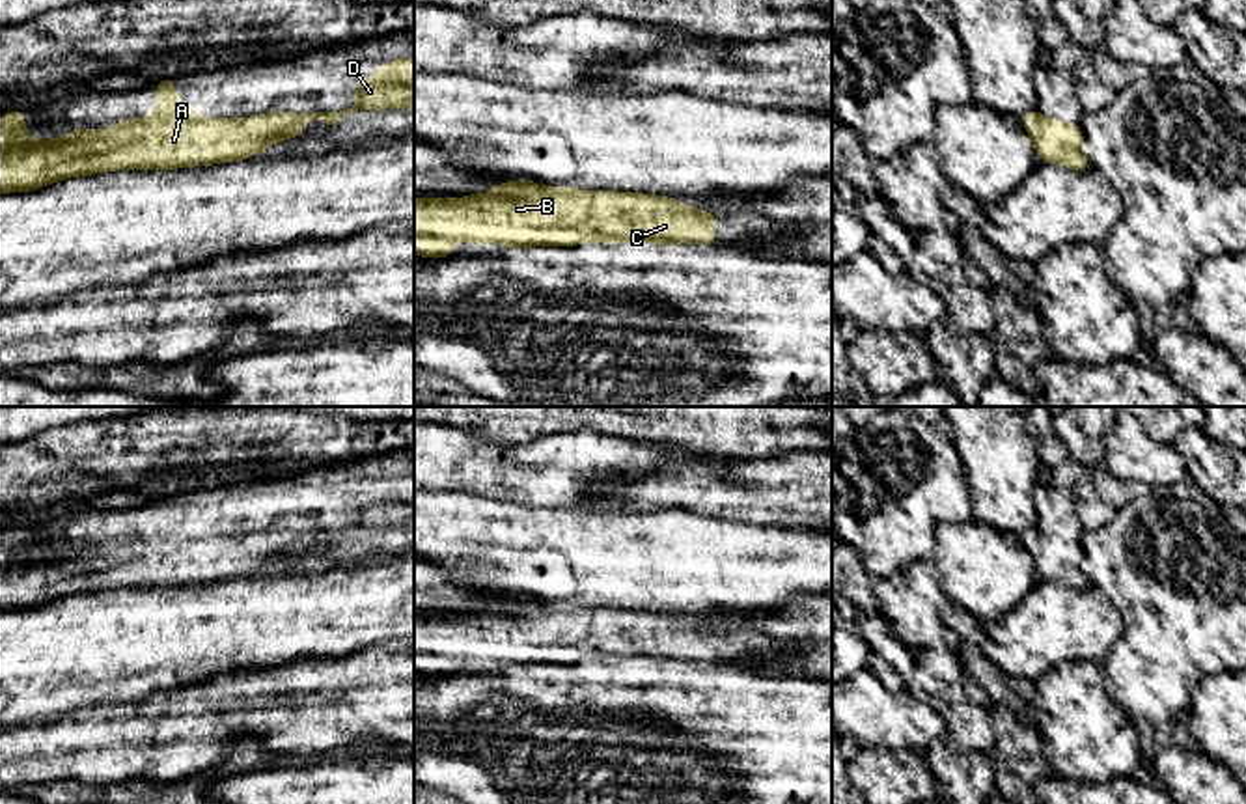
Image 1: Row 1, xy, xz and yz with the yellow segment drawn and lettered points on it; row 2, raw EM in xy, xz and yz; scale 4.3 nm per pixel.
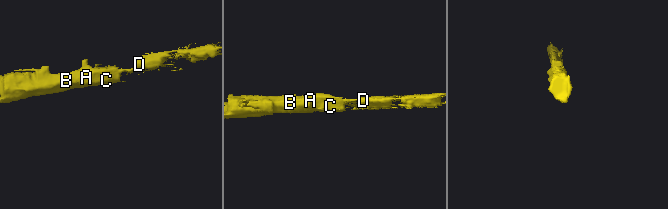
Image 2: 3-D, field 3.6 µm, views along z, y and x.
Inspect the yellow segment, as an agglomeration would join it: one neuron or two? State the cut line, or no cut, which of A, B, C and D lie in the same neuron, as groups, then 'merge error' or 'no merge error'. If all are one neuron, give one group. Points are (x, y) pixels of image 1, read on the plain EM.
no cut | A B C D | no merge error

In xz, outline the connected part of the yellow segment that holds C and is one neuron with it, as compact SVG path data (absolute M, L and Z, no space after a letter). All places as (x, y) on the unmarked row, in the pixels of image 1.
M513 597L491 610L464 616L414 616L414 673L446 677L451 660L528 664L578 664L586 660L621 662L713 662L716 631L696 629L670 614L616 608L584 608L575 603L550 606L535 599Z

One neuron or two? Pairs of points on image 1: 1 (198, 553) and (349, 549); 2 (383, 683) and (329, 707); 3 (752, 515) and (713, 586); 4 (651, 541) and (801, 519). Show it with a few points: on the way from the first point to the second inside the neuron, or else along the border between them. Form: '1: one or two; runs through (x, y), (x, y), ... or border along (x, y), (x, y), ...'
1: one; runs through (235, 553), (254, 553), (269, 545), (312, 545)
2: one; runs through (370, 696), (342, 700)
3: two; border along (706, 513), (717, 519), (758, 525)
4: two; border along (793, 525), (812, 528)

